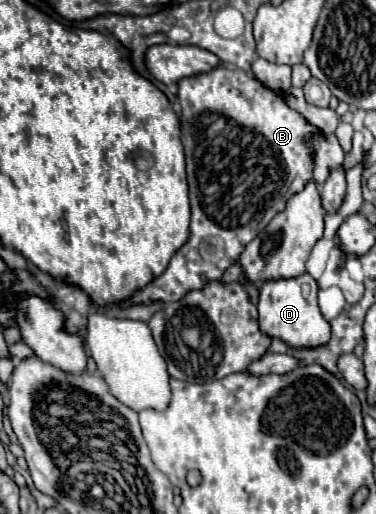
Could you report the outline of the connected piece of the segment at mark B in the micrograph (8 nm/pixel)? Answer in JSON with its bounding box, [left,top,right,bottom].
[123,65,315,305]

